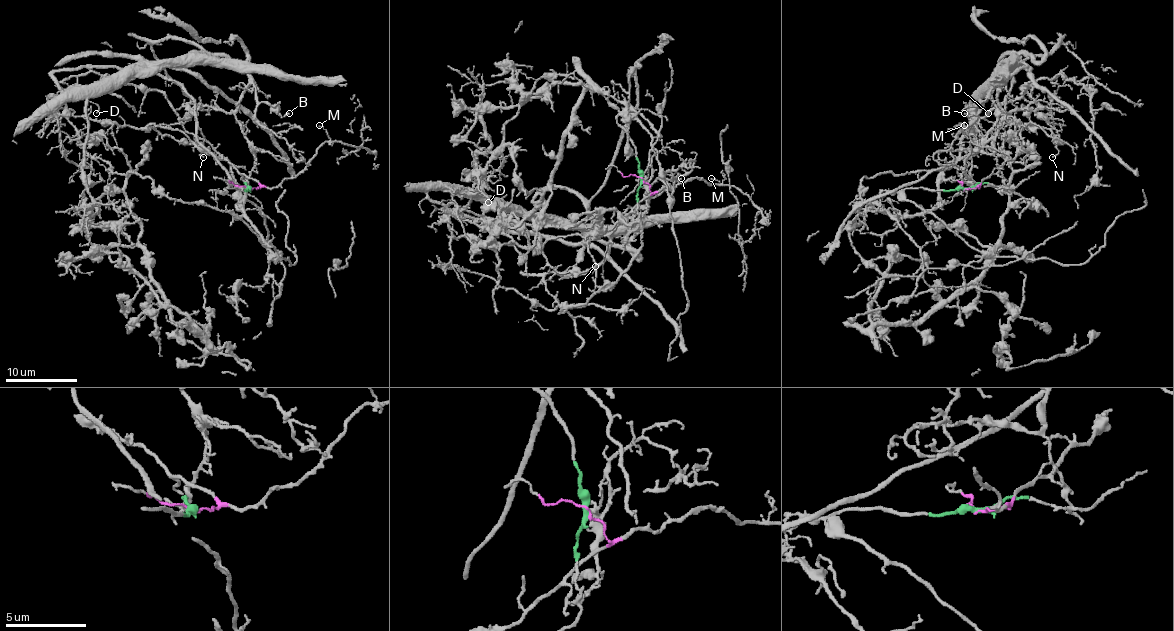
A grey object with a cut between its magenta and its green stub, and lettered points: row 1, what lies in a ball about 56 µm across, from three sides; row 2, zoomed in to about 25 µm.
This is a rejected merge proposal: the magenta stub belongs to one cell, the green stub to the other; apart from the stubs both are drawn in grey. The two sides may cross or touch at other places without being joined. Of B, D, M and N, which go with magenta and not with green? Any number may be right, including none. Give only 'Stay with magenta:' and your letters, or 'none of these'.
Stay with magenta: M, N

